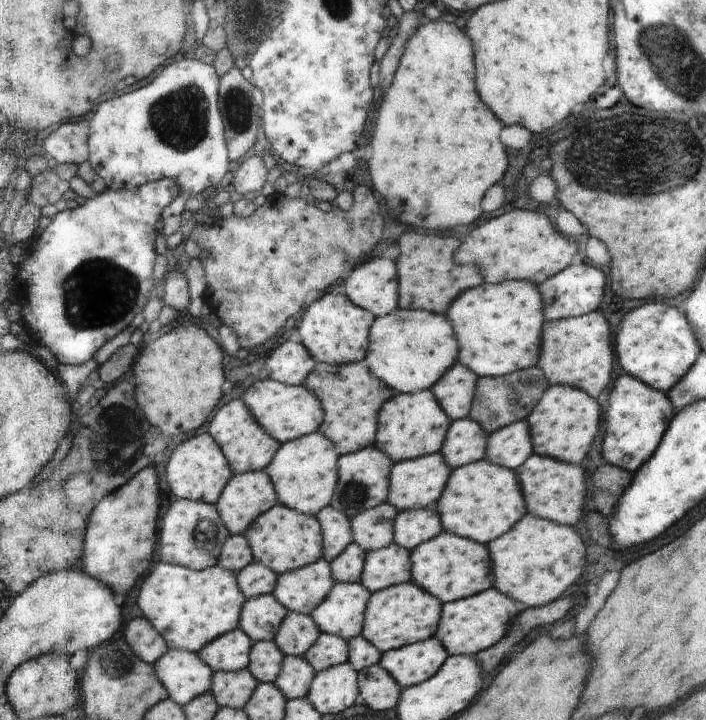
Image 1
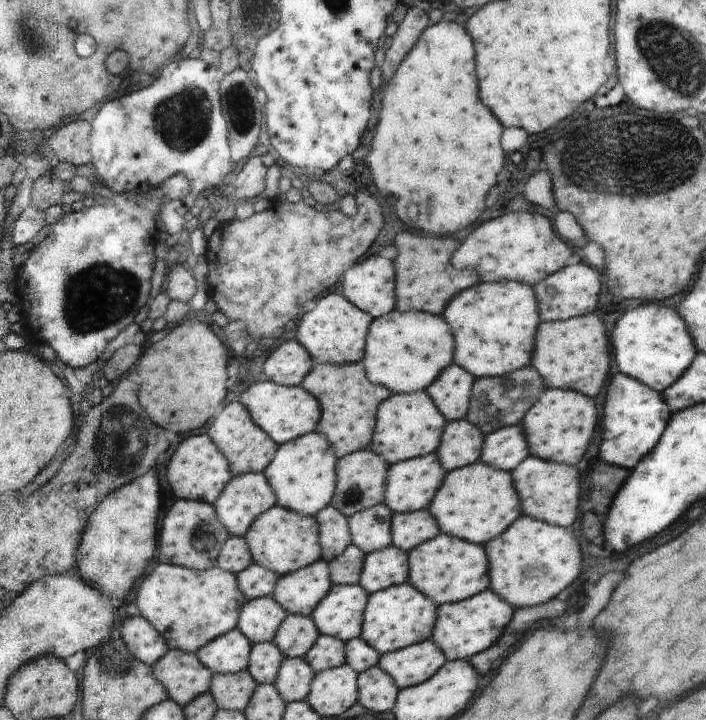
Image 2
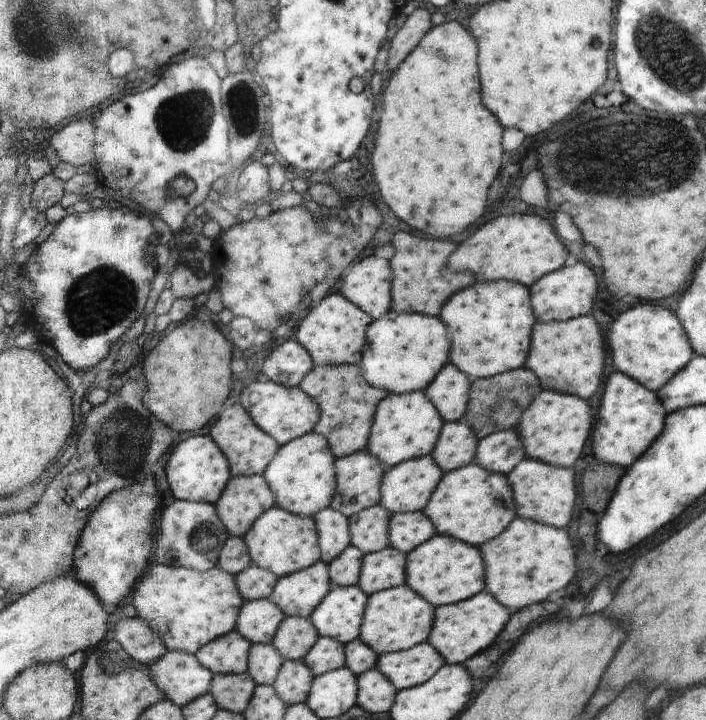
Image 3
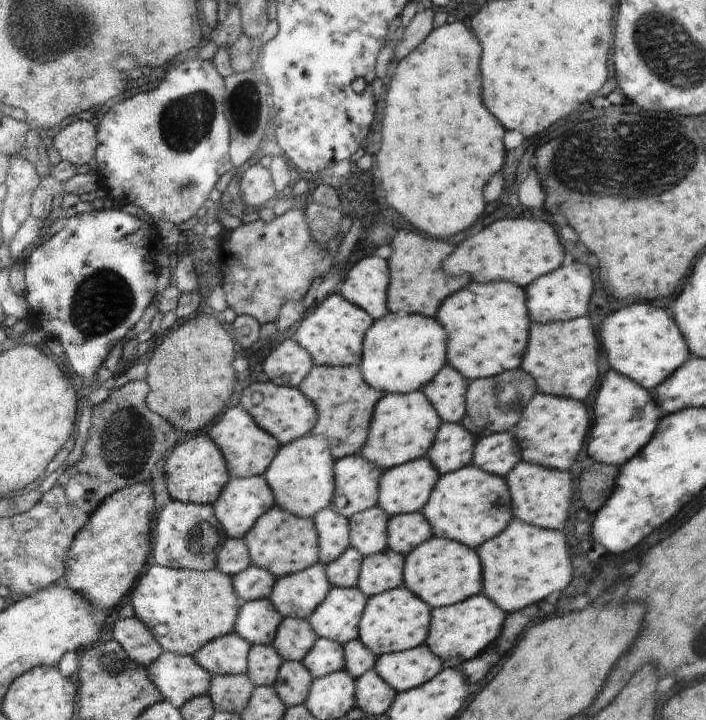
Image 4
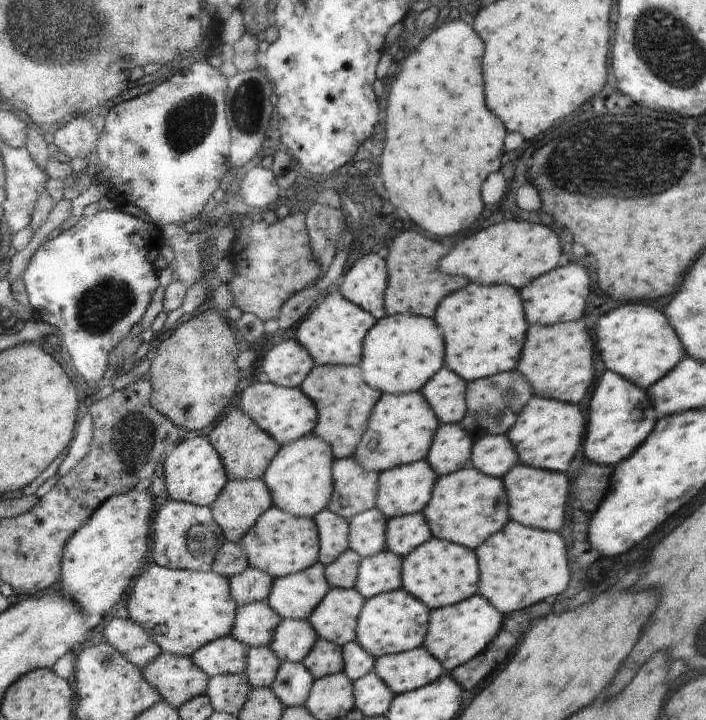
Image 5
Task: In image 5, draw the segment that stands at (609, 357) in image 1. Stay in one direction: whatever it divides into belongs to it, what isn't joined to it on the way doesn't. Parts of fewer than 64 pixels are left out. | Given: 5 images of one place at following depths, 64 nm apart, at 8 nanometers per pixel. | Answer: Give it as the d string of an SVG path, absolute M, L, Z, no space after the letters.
M586 318L552 326L530 325L524 344L528 344L520 356L524 362L520 362L515 370L527 378L534 395L568 404L582 402L594 378L594 340L586 328Z

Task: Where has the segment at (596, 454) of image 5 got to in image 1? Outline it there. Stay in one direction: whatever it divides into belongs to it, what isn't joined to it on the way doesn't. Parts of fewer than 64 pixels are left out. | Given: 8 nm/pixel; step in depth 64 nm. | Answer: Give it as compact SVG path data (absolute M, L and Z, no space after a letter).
M621 374L614 382L608 402L608 422L606 436L602 444L602 454L610 464L624 470L636 472L660 446L662 436L675 415L675 407L665 392L654 390L640 382L634 375Z

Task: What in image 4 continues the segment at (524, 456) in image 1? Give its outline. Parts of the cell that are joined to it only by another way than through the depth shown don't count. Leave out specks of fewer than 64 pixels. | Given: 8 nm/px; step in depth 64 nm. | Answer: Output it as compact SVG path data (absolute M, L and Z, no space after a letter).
M511 430L478 440L472 464L489 474L506 478L522 459L520 443Z

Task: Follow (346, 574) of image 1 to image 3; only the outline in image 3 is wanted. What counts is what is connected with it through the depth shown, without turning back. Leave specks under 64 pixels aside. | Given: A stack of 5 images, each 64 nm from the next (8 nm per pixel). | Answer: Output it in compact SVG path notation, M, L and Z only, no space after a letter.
M350 545L338 558L327 563L332 586L356 586L362 574L363 551Z

